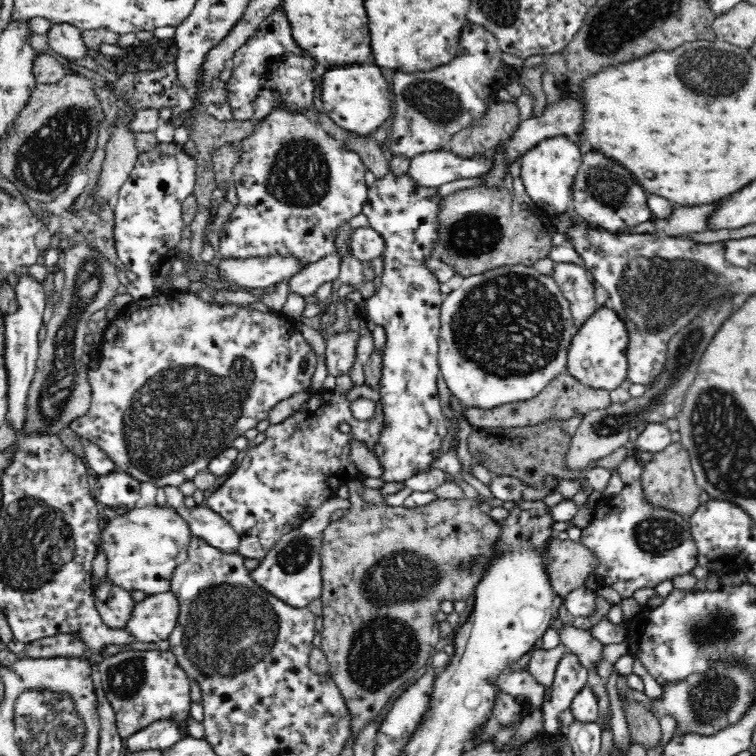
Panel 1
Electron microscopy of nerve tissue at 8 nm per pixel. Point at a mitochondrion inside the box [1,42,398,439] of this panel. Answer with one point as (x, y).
(46, 158)

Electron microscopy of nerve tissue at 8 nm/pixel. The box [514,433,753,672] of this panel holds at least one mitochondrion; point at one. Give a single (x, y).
(719, 624)

